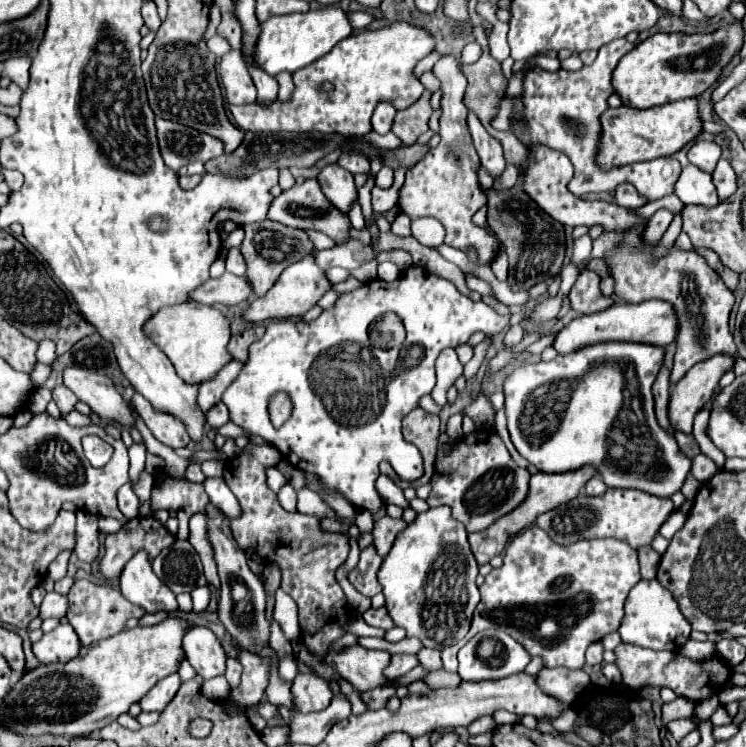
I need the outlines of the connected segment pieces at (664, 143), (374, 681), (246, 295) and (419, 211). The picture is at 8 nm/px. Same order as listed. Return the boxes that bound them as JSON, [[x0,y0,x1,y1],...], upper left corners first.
[[597,98,701,170],[335,646,395,692],[191,272,253,306],[401,54,499,264]]

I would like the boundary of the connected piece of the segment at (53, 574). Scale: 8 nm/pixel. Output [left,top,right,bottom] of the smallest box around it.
[49,550,71,580]

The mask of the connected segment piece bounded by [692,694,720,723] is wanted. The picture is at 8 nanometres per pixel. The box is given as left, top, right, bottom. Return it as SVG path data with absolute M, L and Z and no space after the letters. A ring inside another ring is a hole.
M717 694L697 703L694 707L693 714L699 718L699 723L709 720L713 712L720 705L719 698Z

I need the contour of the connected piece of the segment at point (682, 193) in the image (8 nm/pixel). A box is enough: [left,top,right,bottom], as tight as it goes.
[675,164,719,208]

